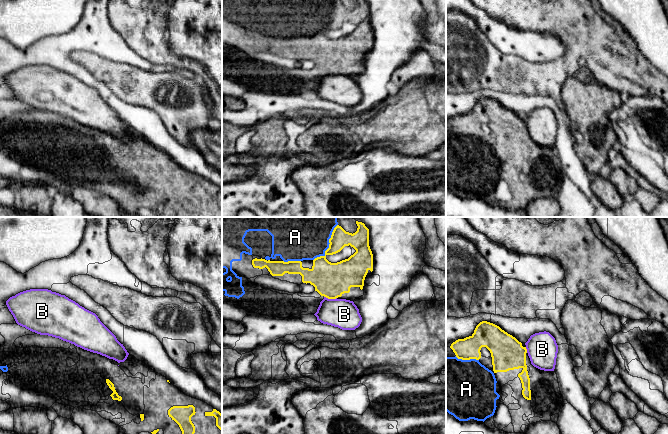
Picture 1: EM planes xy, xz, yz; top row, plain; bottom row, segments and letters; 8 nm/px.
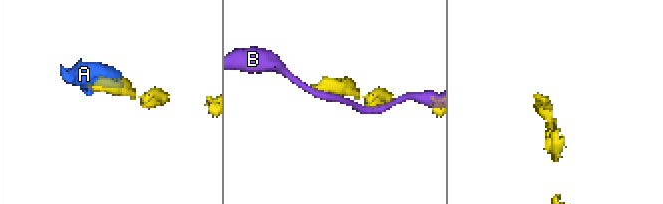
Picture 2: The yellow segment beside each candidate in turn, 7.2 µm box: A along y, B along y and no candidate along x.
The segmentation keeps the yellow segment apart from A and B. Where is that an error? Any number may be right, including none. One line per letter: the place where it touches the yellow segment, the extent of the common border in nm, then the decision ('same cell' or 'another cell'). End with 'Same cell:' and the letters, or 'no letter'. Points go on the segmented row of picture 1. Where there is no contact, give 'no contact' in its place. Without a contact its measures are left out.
A: meets yellow in xz at (329, 245); contact 360 nm long; same cell
B: meets yellow in xz at (330, 298); contact 110 nm long; another cell
Same cell: A

